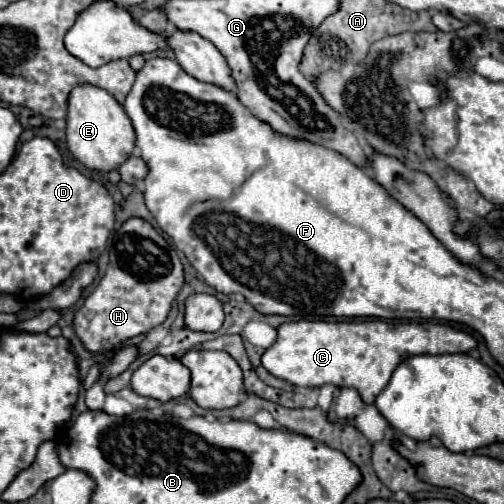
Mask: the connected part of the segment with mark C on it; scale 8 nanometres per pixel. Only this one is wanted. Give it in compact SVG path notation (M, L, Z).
M353 319L353 321L291 321L291 323L283 323L283 325L277 327L277 339L275 339L275 343L273 343L269 349L265 349L265 353L261 355L261 365L263 365L271 375L275 375L275 377L279 377L279 379L285 379L285 381L289 381L291 385L297 385L297 387L321 387L321 385L327 385L327 383L337 385L337 387L353 387L353 389L359 391L363 403L373 405L373 403L375 403L375 397L385 389L385 385L387 385L389 379L391 379L391 373L395 371L395 367L397 367L401 361L405 361L405 359L409 359L409 357L413 357L413 355L425 355L425 353L427 353L427 355L467 353L467 351L471 351L471 349L475 349L475 347L477 347L477 341L475 341L471 335L467 335L467 333L463 333L463 331L457 331L457 329L449 327L449 325L439 325L439 323L387 323L387 321L381 321L381 319Z

